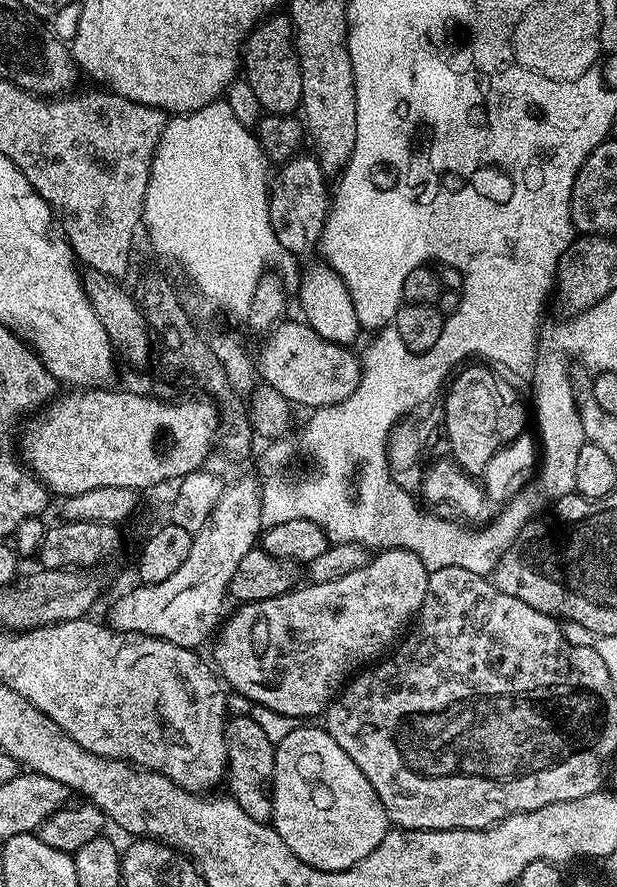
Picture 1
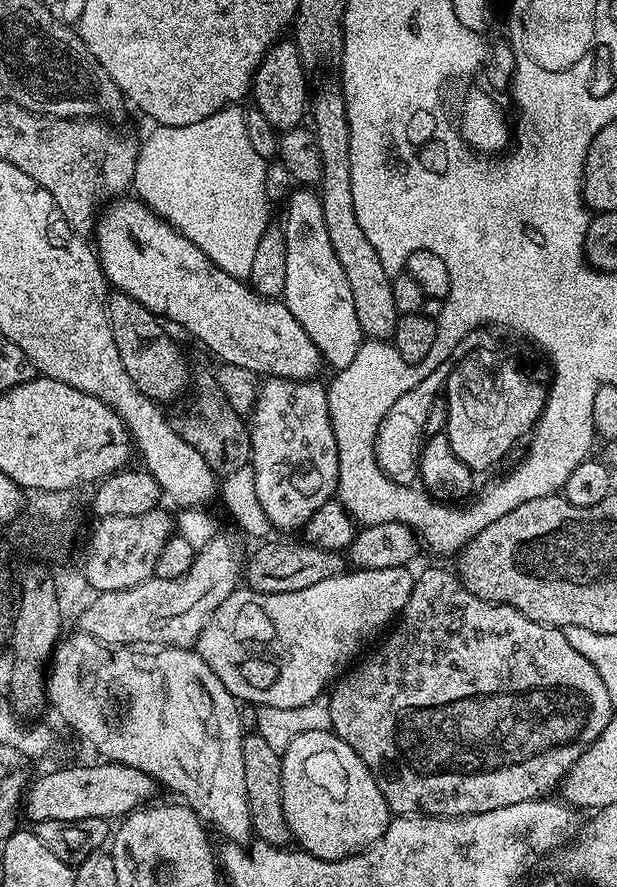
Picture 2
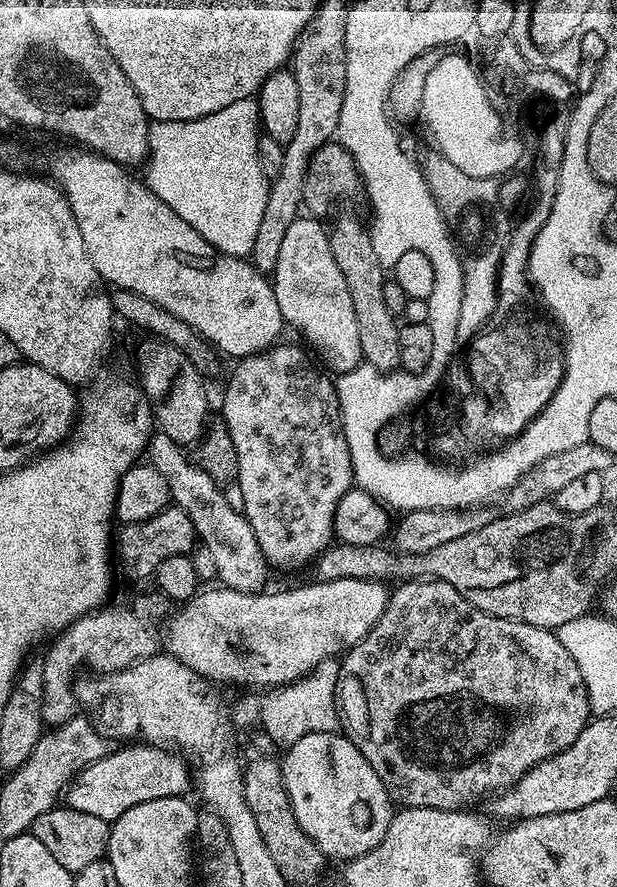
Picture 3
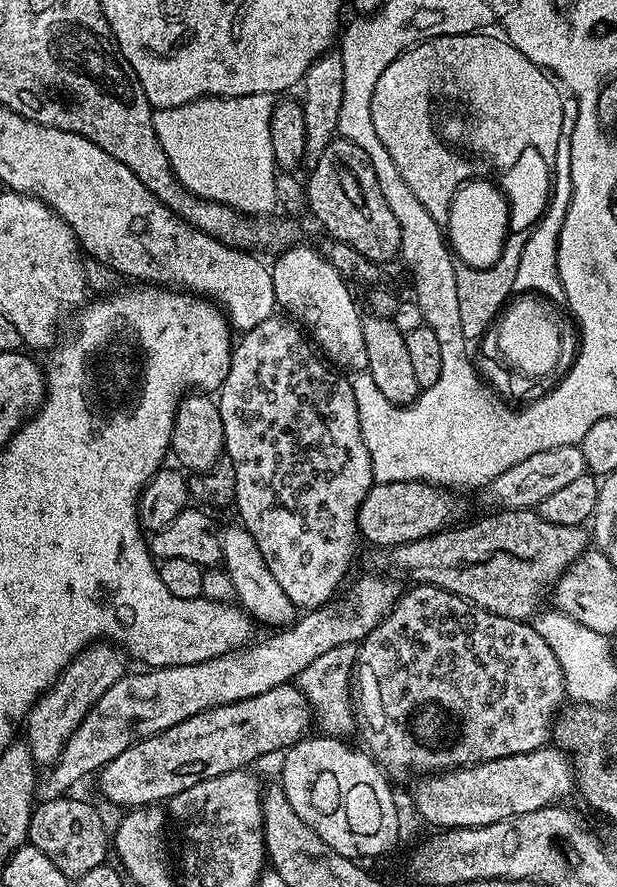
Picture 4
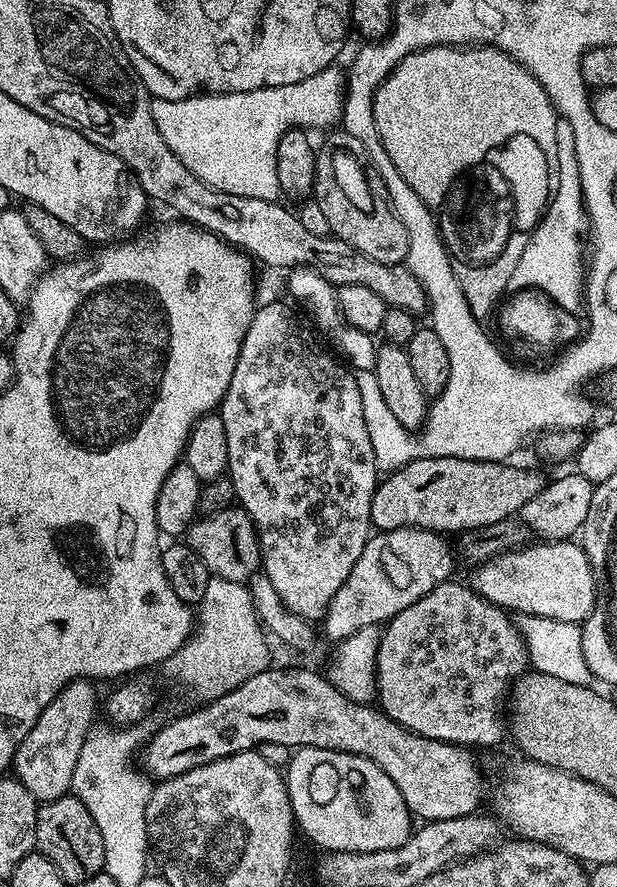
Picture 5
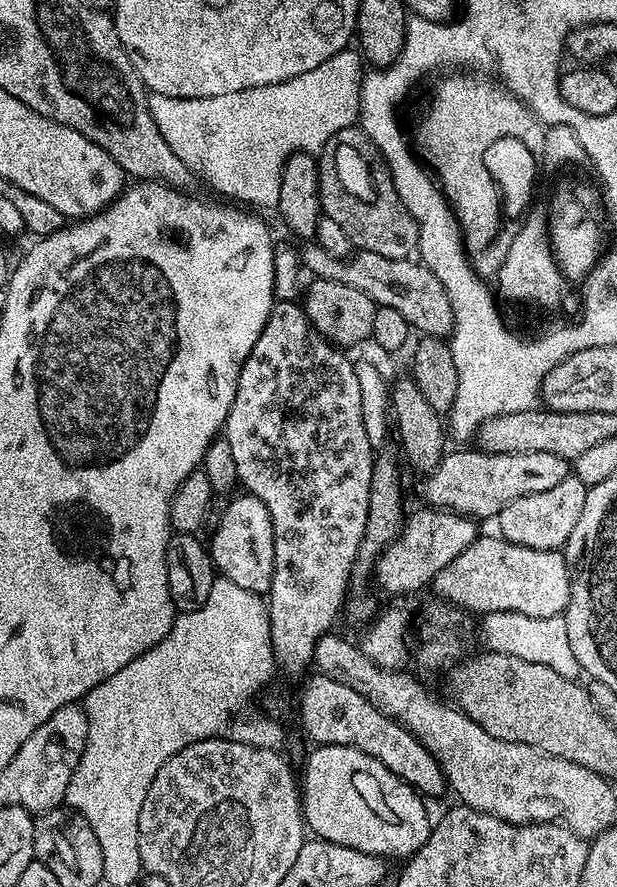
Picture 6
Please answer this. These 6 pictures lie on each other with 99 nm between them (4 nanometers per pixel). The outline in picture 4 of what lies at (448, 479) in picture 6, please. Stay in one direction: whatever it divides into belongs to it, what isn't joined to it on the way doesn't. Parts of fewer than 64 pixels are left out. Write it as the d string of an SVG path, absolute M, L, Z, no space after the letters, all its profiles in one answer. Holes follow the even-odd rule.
M420 480L410 482L373 483L371 490L362 498L362 506L358 510L356 525L363 539L368 539L369 545L378 548L394 548L397 544L414 542L418 538L433 536L436 532L443 532L453 523L452 520L460 512L460 504L455 500L453 493L447 488L434 484L423 484Z

